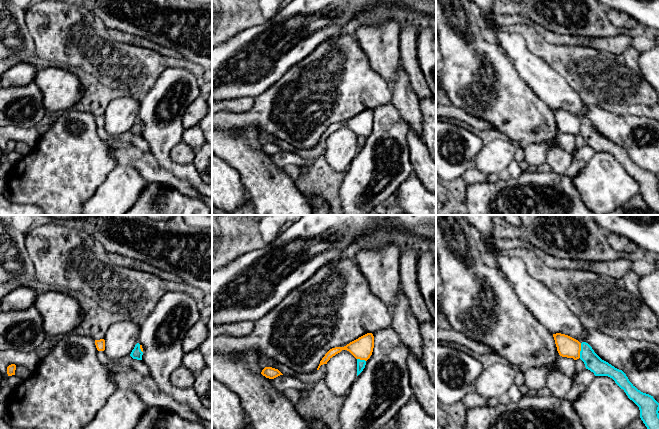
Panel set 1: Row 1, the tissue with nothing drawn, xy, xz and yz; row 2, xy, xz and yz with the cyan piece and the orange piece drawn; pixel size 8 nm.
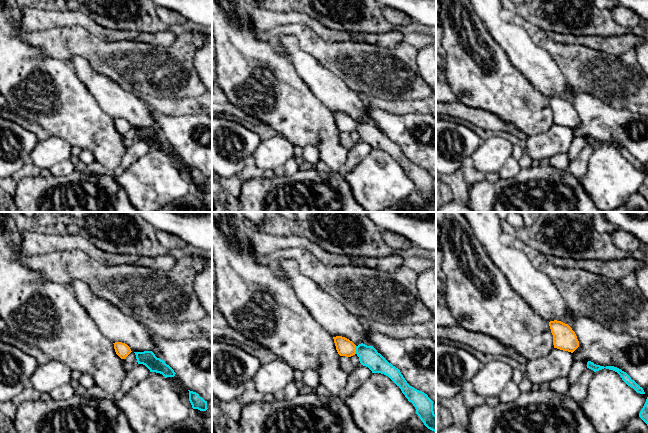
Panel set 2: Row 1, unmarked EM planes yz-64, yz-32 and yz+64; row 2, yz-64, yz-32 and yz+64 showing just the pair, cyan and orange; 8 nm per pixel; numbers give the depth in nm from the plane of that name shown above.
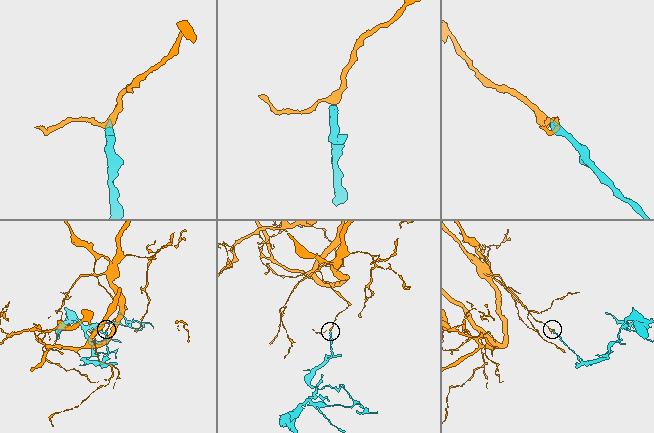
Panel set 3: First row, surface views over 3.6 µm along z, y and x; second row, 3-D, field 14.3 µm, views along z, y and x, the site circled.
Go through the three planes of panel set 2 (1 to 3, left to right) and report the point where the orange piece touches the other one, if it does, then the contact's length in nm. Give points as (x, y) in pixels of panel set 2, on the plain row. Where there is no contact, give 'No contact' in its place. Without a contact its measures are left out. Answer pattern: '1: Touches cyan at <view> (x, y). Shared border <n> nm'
1: No contact
2: Touches cyan at yz-32 (356, 126). Shared border 60 nm
3: No contact

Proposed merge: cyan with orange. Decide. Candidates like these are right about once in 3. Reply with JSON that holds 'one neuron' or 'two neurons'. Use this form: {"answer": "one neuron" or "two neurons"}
{"answer": "two neurons"}

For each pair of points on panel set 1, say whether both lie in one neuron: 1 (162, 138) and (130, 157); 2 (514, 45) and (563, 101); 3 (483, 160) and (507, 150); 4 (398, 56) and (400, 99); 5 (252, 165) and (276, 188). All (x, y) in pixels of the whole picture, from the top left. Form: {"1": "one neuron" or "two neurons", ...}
{"1": "two neurons", "2": "one neuron", "3": "one neuron", "4": "one neuron", "5": "one neuron"}

